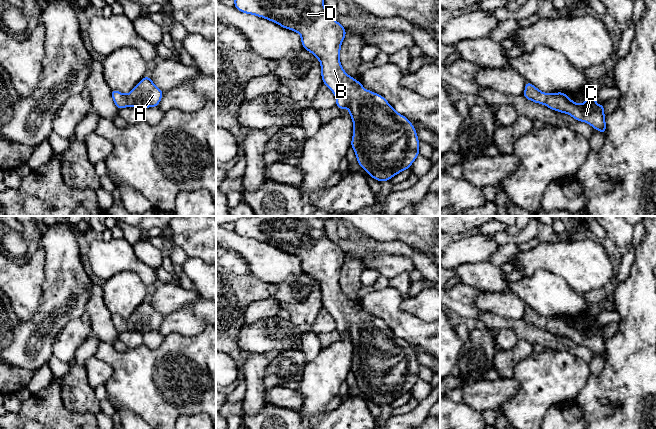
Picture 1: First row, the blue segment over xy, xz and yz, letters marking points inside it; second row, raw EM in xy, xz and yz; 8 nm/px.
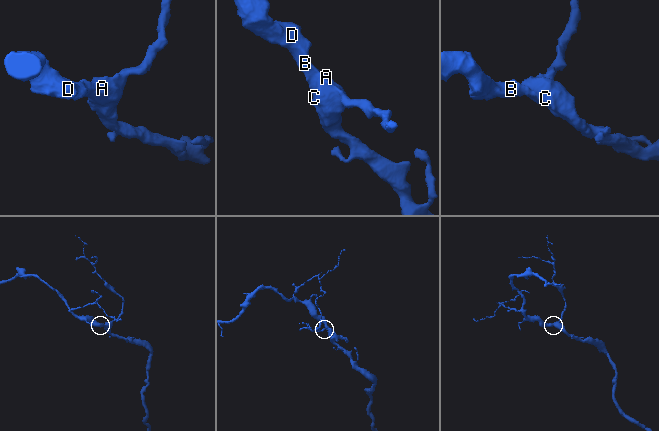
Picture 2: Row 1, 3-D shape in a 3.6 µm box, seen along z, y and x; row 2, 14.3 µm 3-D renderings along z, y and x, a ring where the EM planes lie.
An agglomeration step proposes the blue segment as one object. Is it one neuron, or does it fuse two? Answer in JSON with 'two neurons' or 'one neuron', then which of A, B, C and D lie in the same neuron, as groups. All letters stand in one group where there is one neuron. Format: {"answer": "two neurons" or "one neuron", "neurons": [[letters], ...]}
{"answer": "one neuron", "neurons": [["A", "B", "C", "D"]]}

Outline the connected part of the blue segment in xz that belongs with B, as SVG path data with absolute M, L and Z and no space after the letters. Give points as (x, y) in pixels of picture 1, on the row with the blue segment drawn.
M233 0L237 10L245 14L253 14L270 20L283 28L298 32L301 35L303 49L308 50L321 64L321 76L326 85L336 97L336 106L342 111L348 108L353 121L353 148L359 165L375 180L389 181L398 173L411 168L411 164L419 156L419 139L412 123L405 116L399 114L387 100L368 89L363 90L363 84L349 76L342 68L339 54L341 44L346 35L346 29L327 12L324 0Z

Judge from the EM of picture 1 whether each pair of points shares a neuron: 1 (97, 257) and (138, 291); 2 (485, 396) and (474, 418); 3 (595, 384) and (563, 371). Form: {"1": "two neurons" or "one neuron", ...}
{"1": "two neurons", "2": "two neurons", "3": "two neurons"}

